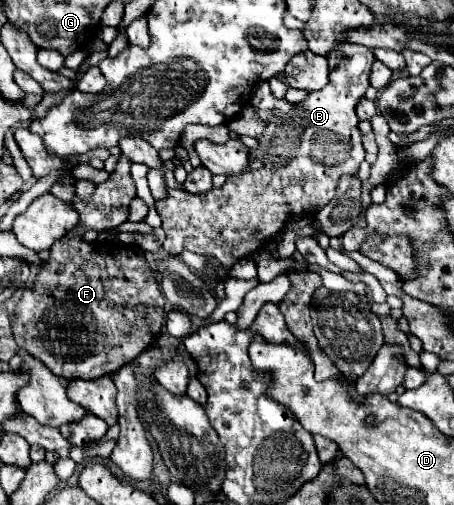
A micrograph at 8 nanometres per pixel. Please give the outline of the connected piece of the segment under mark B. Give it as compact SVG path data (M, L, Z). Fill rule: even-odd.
M345 43L327 58L330 67L328 85L320 91L308 93L308 97L298 103L294 115L272 111L272 119L266 123L262 137L258 137L258 147L250 149L252 163L248 163L248 171L244 171L244 175L228 179L220 189L208 191L208 195L188 195L188 191L184 189L166 189L166 199L156 201L156 211L162 217L162 229L166 231L164 249L170 255L180 255L182 249L188 249L194 253L212 255L224 269L232 269L238 259L252 255L260 245L278 235L290 217L302 211L316 211L324 207L334 197L338 179L342 175L358 173L358 167L364 159L364 149L354 109L370 87L368 75L374 53L366 46Z

